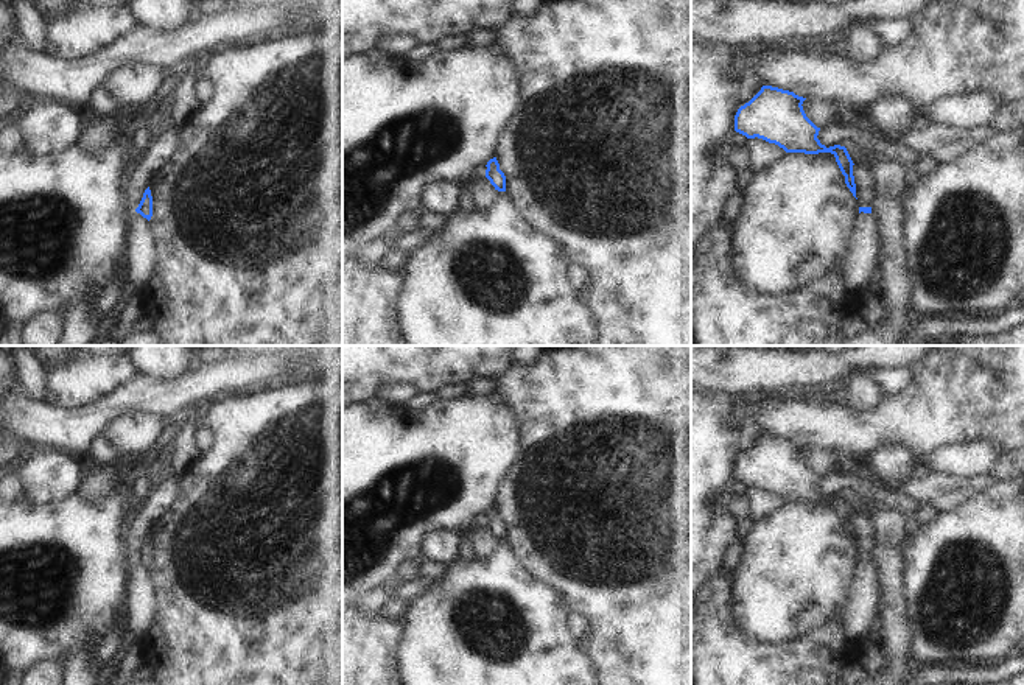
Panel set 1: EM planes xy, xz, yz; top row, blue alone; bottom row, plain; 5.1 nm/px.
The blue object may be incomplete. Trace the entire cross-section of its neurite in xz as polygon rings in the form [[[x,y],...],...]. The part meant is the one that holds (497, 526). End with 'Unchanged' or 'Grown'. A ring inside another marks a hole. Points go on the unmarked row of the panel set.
[[[496,506],[490,508],[486,515],[487,515],[486,526],[495,536],[495,539],[506,540],[506,525],[500,518],[500,512],[498,512]]]. Unchanged

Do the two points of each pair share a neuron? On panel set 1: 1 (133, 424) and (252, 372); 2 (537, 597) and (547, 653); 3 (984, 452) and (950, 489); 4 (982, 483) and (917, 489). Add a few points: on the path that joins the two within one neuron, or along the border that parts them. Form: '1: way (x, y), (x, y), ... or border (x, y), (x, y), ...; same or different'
1: border (119, 414), (156, 413), (171, 422); different
2: way (537, 611), (537, 639); same
3: border (934, 472), (959, 477), (990, 474); different
4: way (967, 488), (932, 489); same

